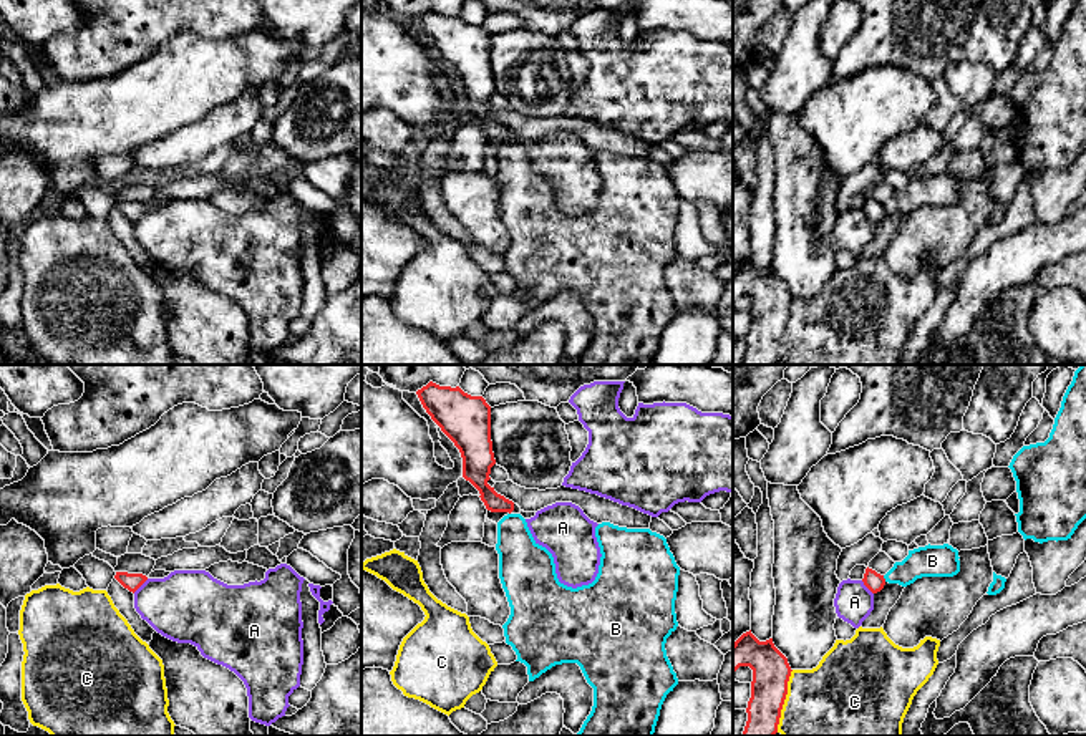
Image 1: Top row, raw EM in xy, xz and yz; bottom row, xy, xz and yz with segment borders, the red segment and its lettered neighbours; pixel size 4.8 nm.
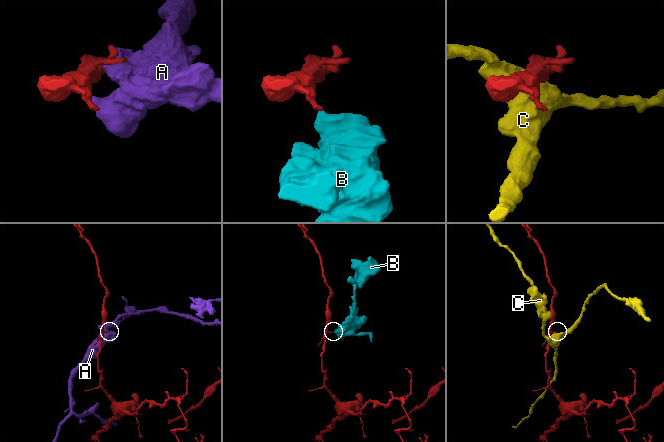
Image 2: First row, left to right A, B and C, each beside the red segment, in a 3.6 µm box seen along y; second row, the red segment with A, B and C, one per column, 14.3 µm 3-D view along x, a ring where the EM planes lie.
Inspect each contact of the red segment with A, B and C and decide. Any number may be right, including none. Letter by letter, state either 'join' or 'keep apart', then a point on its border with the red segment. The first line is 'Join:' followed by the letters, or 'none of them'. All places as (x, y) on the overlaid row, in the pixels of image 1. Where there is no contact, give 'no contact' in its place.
Join: none of them
A: keep apart; contact xy (140, 585)
B: keep apart; contact yz (884, 579)
C: keep apart; contact yz (783, 702)

